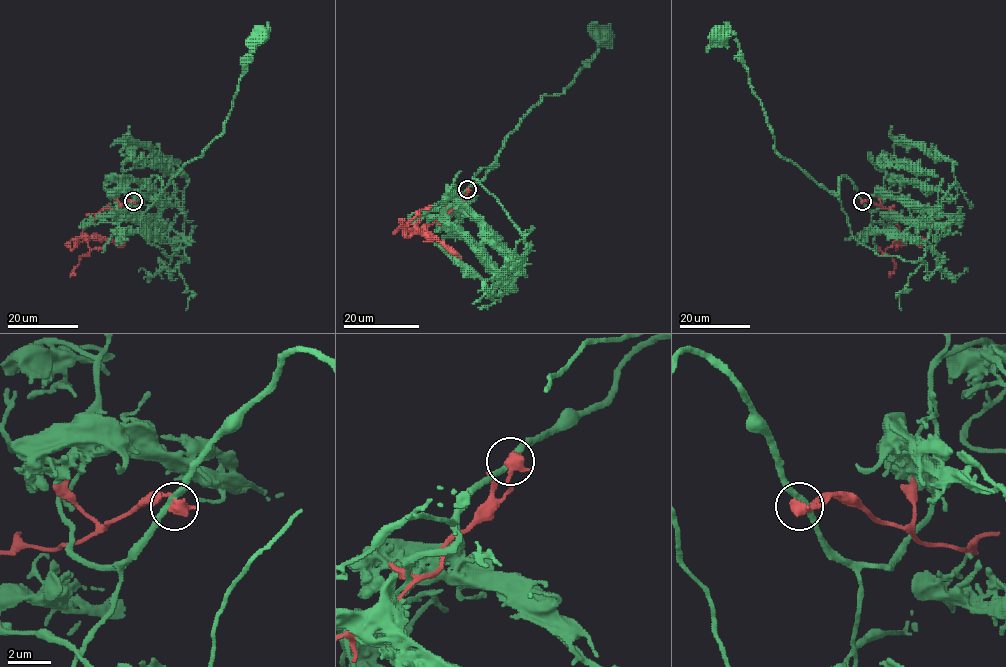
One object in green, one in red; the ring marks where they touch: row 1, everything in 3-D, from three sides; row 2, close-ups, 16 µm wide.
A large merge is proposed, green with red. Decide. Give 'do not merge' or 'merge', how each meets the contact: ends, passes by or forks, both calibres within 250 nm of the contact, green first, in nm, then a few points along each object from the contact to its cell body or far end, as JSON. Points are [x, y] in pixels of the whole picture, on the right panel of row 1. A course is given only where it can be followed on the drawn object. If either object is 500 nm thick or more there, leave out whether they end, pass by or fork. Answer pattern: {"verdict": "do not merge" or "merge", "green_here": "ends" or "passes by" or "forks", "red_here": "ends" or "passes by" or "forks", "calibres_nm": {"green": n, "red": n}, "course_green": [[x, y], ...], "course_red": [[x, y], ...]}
{"verdict": "merge", "calibres_nm": {"green": 280, "red": 550}, "course_green": [[862, 201], [846, 176], [838, 181], [838, 191], [830, 192], [779, 155], [735, 35], [718, 34]], "course_red": [[862, 201], [870, 199], [894, 212], [899, 233], [885, 253], [895, 264], [894, 272], [888, 275]]}

